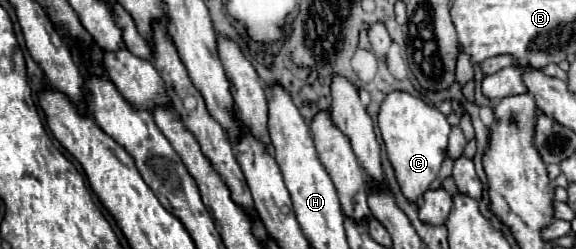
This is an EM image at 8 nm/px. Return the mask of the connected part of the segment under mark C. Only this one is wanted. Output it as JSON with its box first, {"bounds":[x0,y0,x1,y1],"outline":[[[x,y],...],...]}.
{"bounds":[379,92,451,202],"outline":[[[391,92],[379,110],[379,130],[385,142],[387,158],[395,170],[395,178],[409,202],[419,202],[429,184],[439,176],[439,168],[447,156],[447,136],[451,126],[439,108],[425,104],[407,92]]]}

